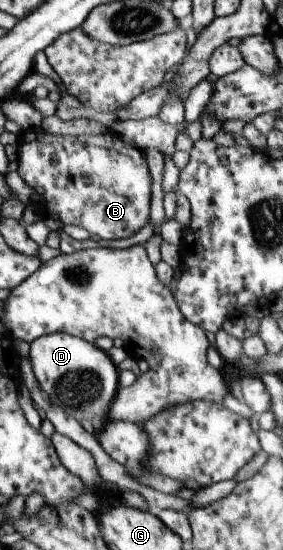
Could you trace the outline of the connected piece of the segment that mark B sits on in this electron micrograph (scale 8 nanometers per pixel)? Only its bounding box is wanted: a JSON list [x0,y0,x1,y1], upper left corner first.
[16,131,149,241]

